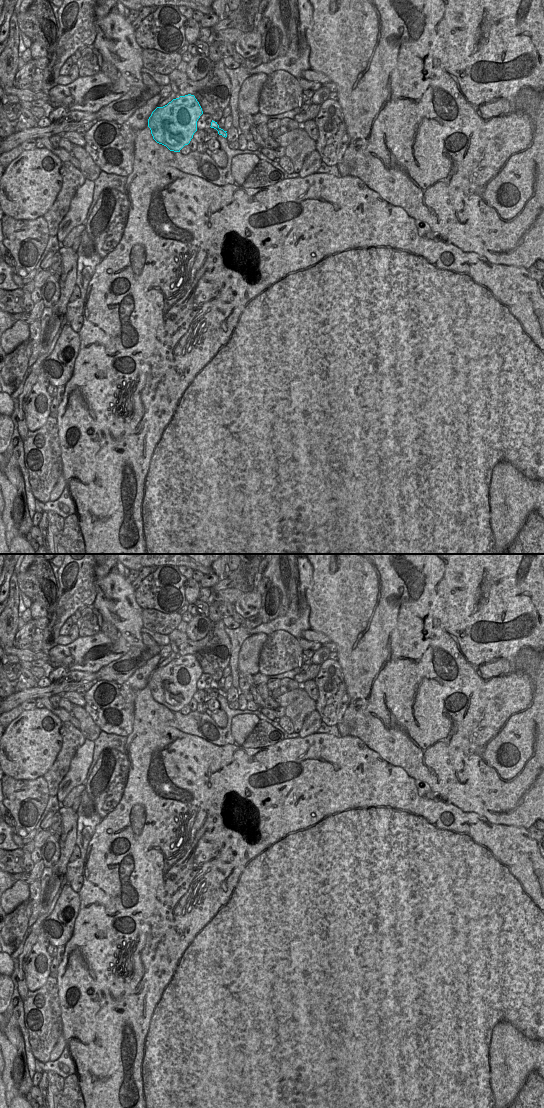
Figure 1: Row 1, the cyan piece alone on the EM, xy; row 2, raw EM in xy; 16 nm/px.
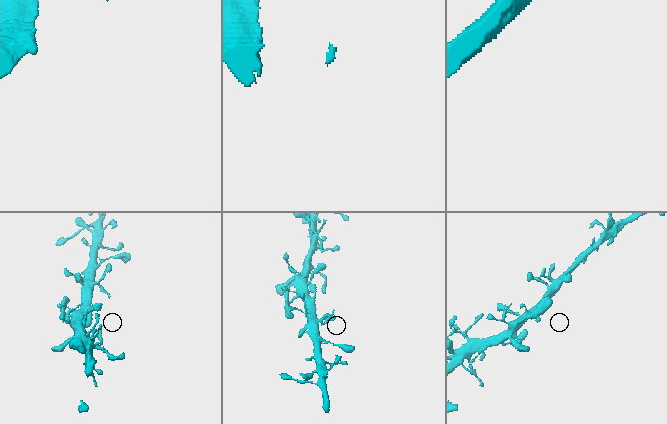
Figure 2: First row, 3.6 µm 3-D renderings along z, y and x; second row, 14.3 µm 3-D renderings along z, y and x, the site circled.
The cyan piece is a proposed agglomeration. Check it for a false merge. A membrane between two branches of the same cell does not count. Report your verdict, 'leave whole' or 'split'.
leave whole

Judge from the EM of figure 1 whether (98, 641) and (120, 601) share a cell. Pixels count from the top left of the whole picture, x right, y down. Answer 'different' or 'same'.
different

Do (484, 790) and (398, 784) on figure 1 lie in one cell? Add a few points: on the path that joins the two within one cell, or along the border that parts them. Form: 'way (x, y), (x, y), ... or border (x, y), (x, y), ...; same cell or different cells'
border (404, 770), (423, 784); different cells

